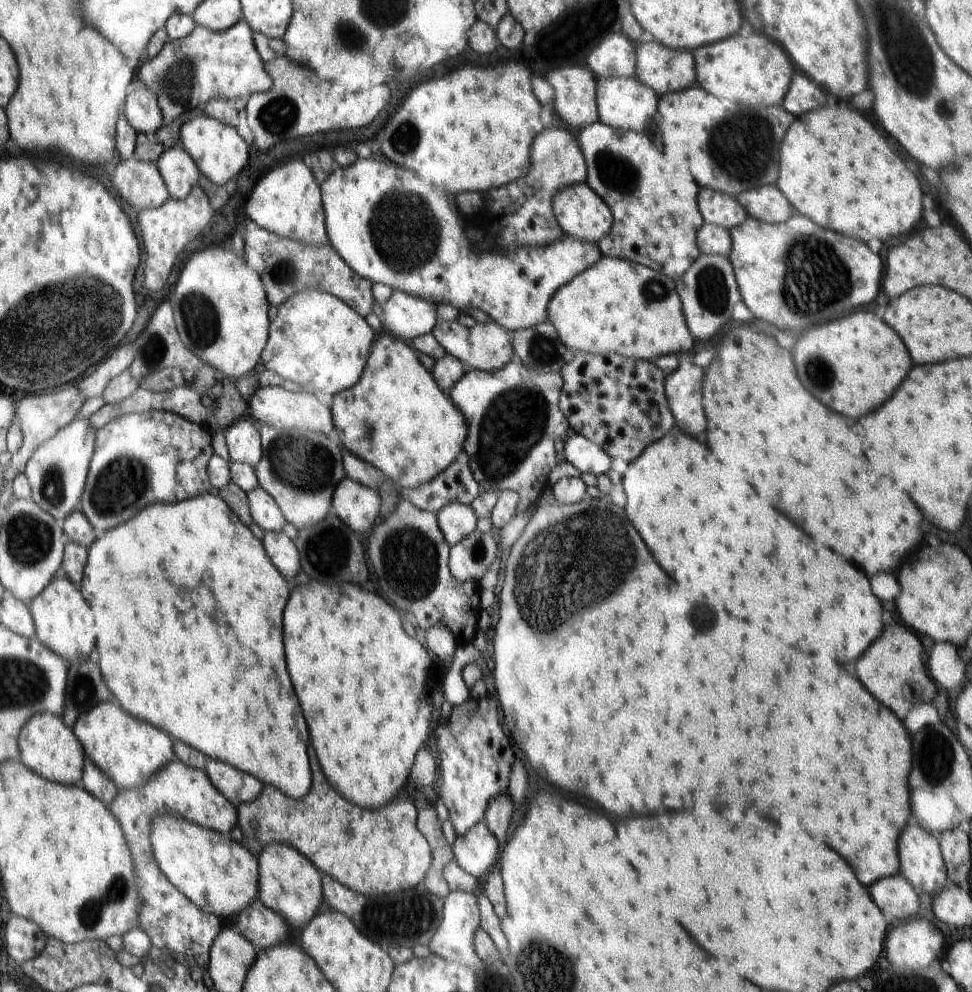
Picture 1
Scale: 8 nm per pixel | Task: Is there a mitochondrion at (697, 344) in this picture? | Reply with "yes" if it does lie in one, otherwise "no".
no

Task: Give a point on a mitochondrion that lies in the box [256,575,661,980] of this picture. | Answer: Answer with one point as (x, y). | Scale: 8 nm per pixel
(400, 918)

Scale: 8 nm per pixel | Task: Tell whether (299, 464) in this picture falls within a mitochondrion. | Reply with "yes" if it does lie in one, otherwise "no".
yes

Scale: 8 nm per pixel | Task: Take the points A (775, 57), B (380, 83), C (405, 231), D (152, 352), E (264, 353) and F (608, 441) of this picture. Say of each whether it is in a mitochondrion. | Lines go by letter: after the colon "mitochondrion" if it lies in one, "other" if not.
A: other
B: other
C: mitochondrion
D: mitochondrion
E: other
F: other

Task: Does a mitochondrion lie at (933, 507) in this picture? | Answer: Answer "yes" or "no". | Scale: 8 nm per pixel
no

